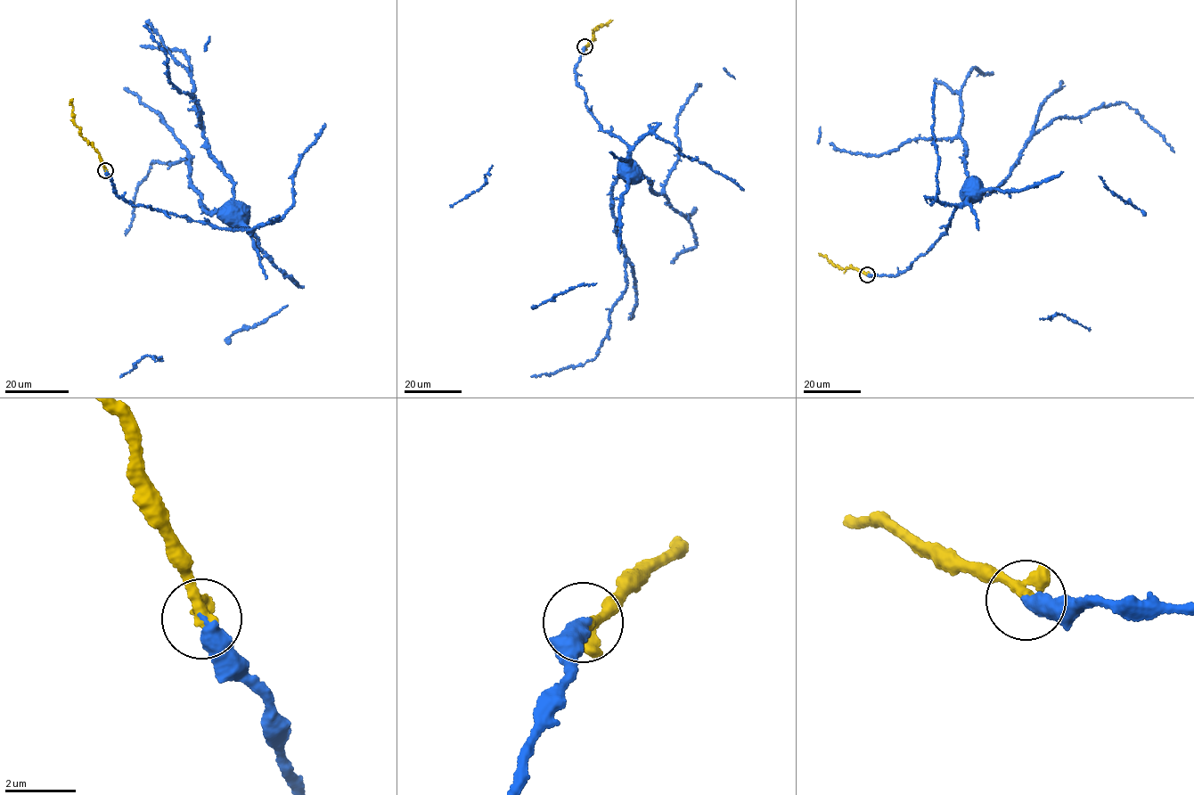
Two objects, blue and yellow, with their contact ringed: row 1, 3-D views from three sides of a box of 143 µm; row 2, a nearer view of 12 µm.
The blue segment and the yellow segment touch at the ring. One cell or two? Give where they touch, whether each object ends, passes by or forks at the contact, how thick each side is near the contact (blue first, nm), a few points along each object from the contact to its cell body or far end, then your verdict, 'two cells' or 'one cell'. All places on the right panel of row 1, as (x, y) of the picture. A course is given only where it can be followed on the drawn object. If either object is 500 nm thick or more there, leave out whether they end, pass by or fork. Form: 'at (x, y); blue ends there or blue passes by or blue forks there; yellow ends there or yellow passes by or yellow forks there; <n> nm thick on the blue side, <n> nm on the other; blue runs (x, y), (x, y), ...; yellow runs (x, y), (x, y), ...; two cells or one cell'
at (867, 274); blue ends there; yellow passes by; 360 nm thick on the blue side, 260 nm on the other; blue runs (867, 274), (909, 269), (944, 233), (954, 209), (995, 188), (1026, 141), (1054, 119), (1124, 102), (1173, 151); yellow runs (867, 274), (854, 268), (841, 269), (818, 253); one cell

